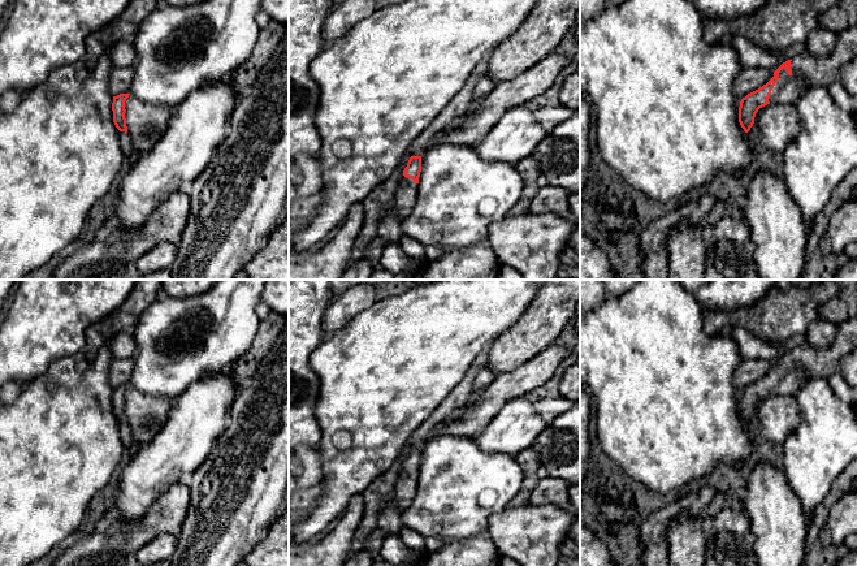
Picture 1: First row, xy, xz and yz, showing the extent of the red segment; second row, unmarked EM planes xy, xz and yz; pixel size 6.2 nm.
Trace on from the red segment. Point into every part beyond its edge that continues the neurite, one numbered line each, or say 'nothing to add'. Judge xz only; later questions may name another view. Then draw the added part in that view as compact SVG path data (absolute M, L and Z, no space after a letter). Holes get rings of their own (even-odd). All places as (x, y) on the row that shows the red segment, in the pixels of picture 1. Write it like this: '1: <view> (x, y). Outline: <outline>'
1: xz (405, 199). Outline: M403 176L394 198L394 206L401 224L408 217L414 208L417 191L419 183L416 183L412 178Z

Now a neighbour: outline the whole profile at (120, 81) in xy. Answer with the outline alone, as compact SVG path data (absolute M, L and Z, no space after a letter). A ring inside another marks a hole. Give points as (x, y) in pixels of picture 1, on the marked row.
M134 66L113 68L109 75L109 90L113 96L130 94L131 83L135 75Z

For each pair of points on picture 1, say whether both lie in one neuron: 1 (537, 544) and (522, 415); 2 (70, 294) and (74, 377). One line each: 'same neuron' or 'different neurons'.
1: different neurons
2: different neurons

